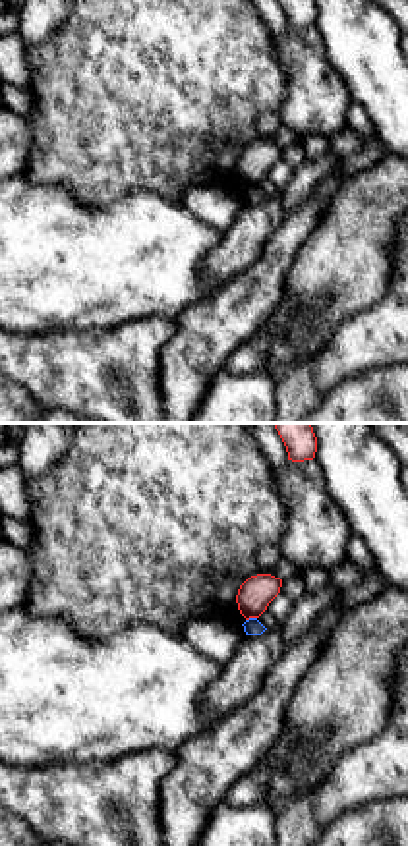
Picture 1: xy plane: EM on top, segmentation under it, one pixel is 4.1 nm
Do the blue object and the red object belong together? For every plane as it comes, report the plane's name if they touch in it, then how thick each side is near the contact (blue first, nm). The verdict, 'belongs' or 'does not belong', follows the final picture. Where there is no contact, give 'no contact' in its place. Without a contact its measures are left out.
xy | 70/140 nm

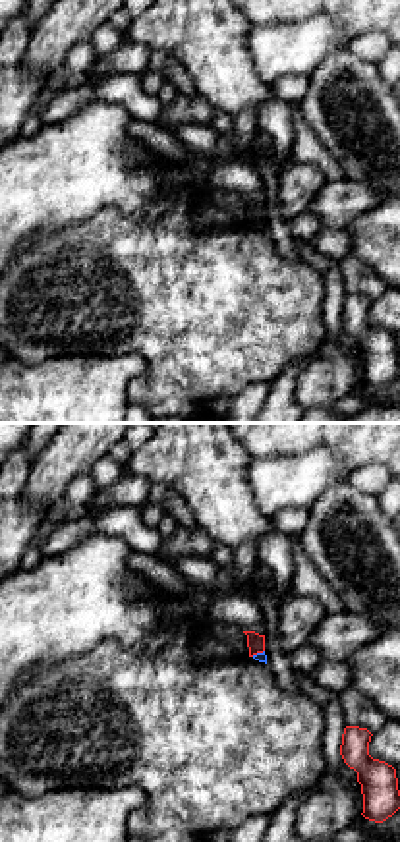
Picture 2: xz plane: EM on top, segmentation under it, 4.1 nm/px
xz | 50/70 nm

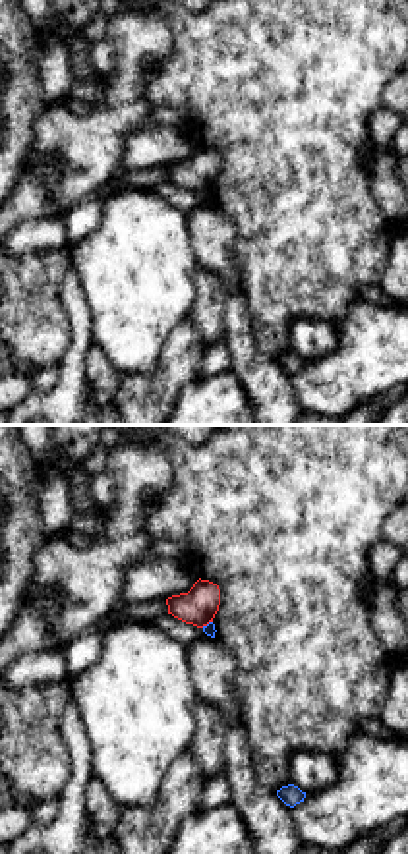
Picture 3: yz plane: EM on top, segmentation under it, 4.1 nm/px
yz | 50/150 nm

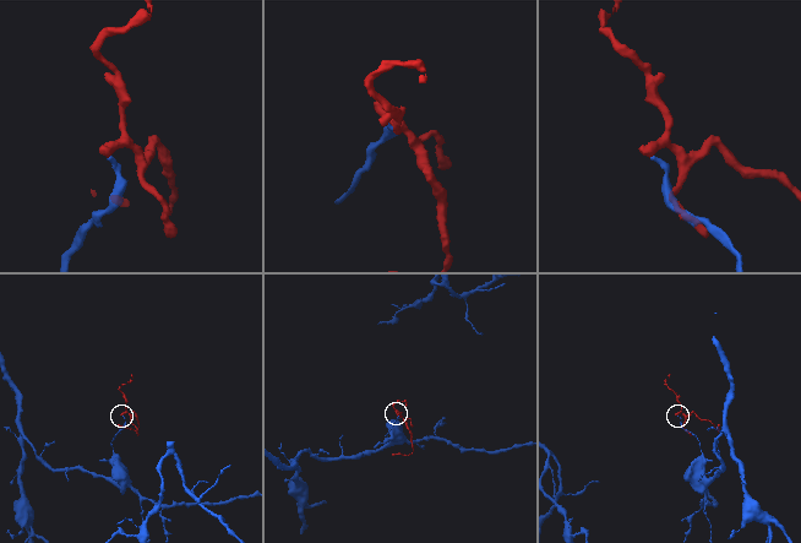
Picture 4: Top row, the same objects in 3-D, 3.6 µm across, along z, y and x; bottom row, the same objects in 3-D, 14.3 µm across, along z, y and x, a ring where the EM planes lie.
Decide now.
does not belong

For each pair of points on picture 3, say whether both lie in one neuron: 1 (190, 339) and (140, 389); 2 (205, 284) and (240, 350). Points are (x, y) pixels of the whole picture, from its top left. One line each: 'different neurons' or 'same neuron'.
1: same neuron
2: different neurons

